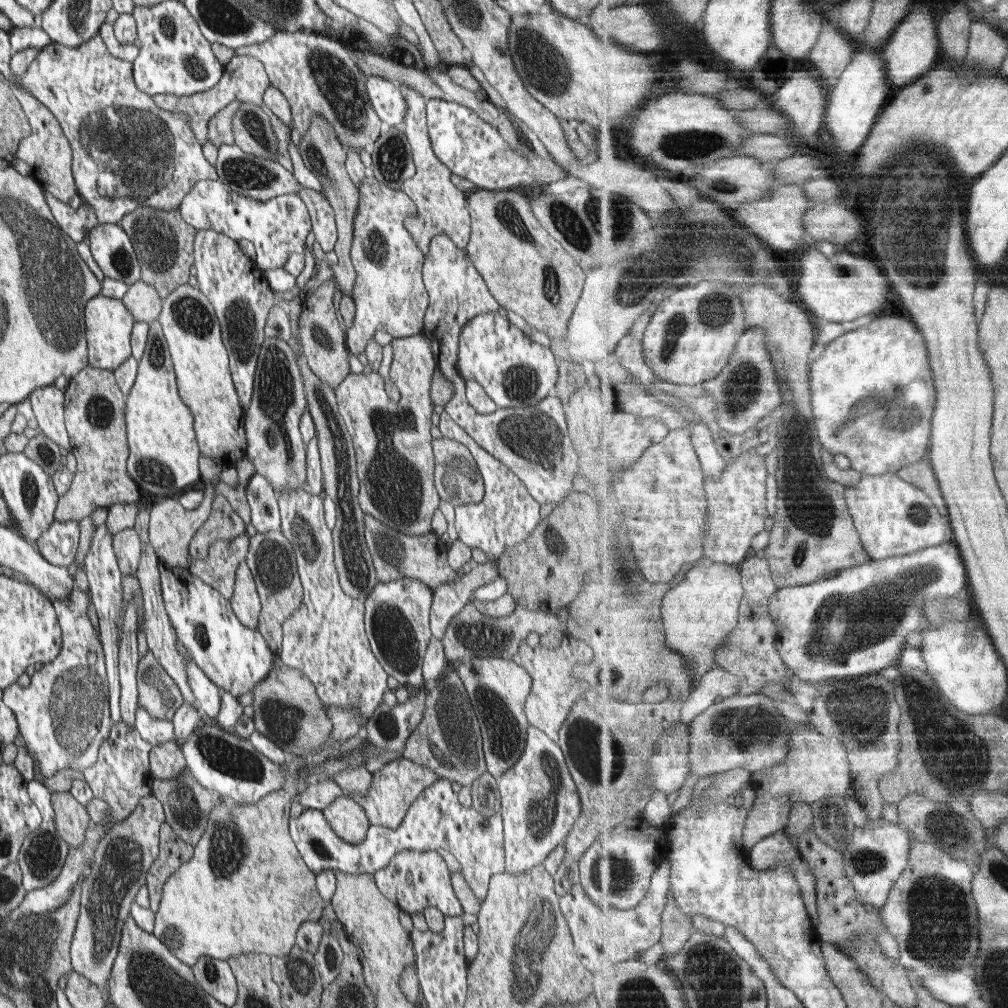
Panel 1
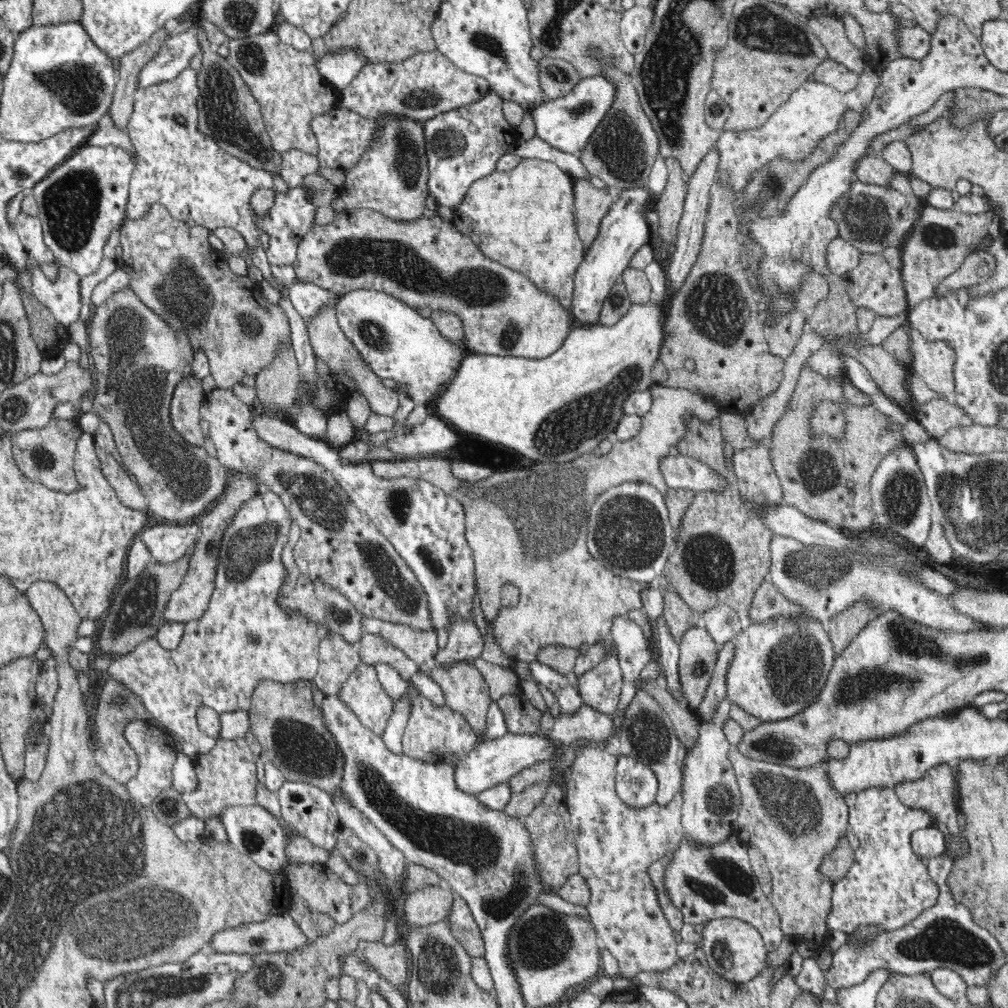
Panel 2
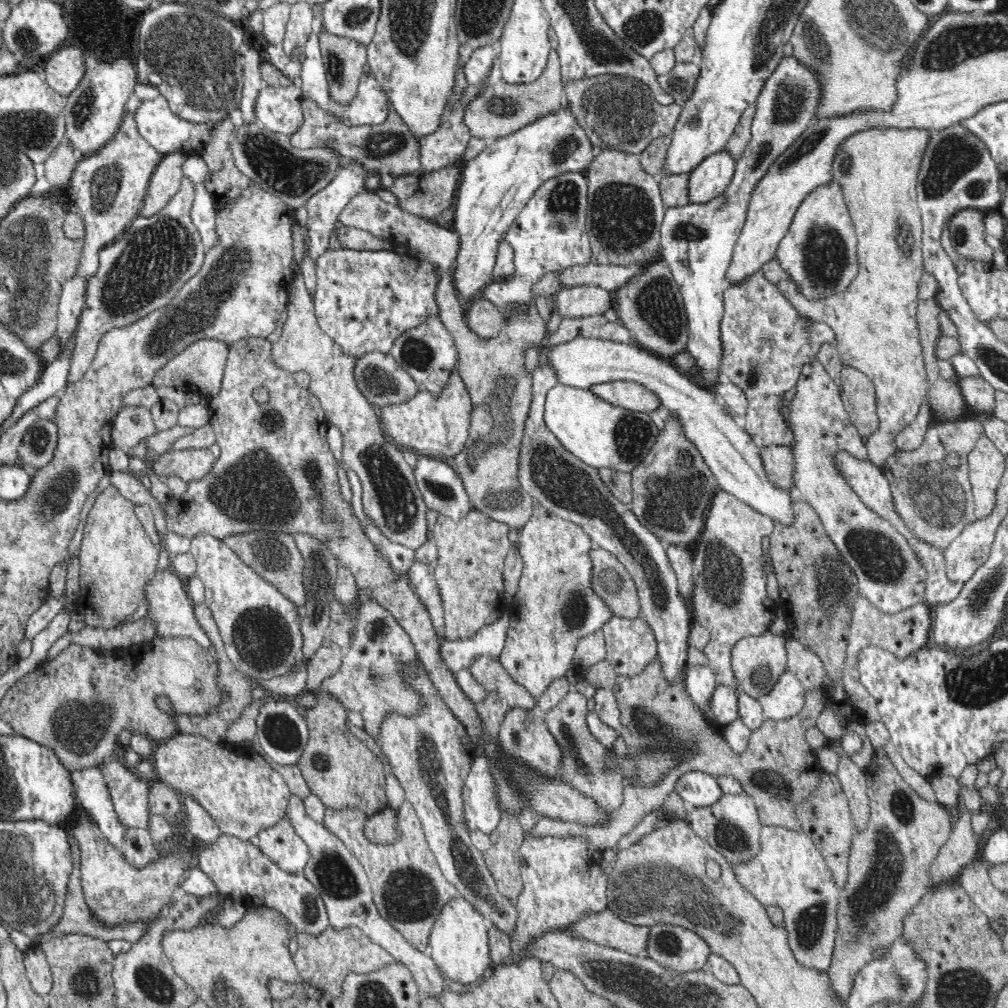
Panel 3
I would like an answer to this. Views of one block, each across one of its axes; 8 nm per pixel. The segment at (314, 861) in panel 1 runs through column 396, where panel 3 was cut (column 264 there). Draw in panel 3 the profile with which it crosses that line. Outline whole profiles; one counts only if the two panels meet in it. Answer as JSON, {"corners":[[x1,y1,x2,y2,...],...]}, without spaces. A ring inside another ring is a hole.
{"corners":[[284,817,278,824,262,828,255,839,261,852,286,873,303,873,311,859,308,846,293,830,292,822]]}

